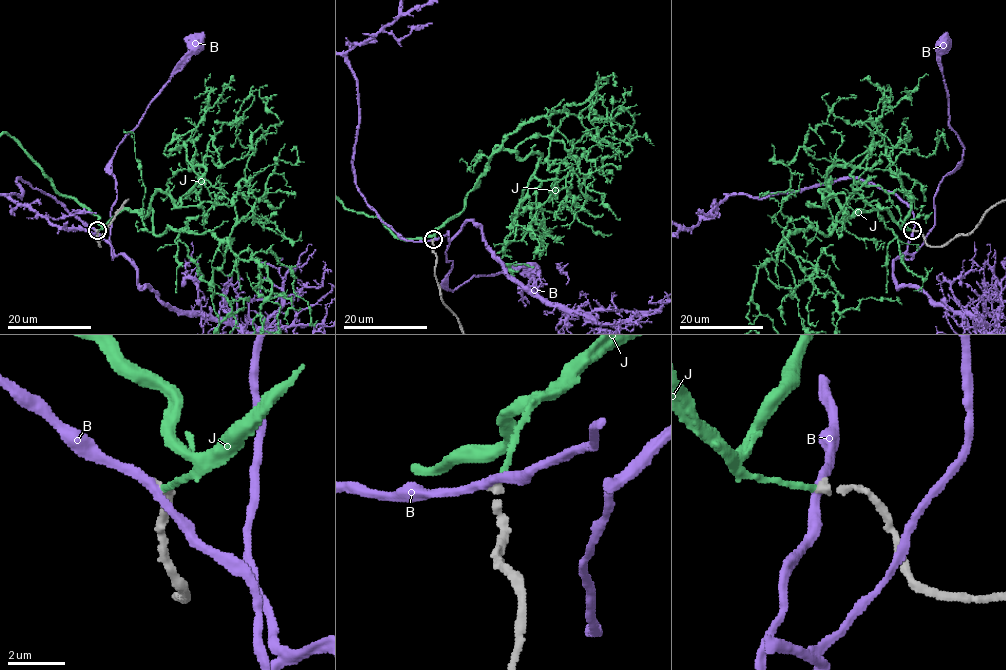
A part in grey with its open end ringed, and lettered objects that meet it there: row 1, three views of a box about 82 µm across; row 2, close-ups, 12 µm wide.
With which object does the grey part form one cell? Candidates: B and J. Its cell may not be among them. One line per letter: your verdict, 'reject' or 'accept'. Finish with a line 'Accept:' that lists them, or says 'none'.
B: reject
J: accept
Accept: J

